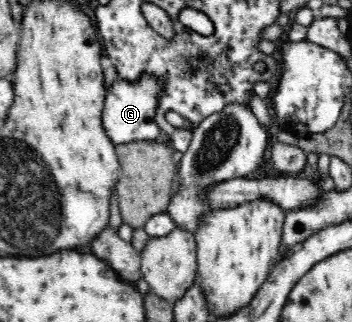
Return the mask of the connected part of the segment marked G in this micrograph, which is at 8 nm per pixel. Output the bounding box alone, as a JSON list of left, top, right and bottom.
[103,73,166,143]

